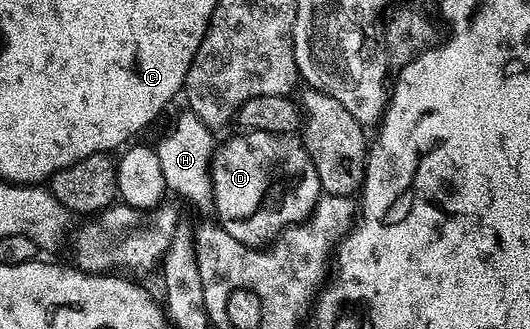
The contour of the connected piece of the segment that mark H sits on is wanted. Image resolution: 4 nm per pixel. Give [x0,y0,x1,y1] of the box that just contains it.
[156,110,217,213]

